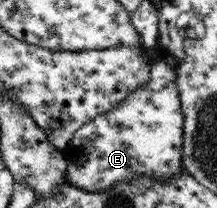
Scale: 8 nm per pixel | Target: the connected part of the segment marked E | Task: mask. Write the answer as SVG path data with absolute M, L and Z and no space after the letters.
M155 59L148 84L129 94L119 107L106 114L100 114L95 120L81 127L73 135L71 144L61 150L65 160L69 162L67 180L86 192L102 192L121 182L134 182L139 176L168 182L183 167L183 135L184 114L180 91L176 85L176 74L167 64Z

